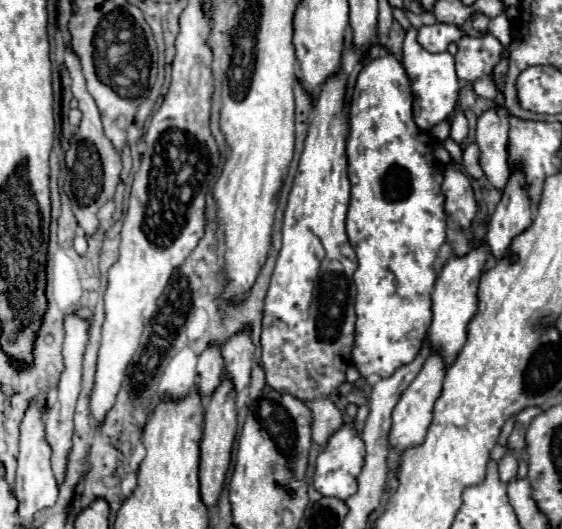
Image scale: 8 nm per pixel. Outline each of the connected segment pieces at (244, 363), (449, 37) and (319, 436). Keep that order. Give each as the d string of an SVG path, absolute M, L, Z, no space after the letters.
M248 324L228 338L228 342L222 346L222 356L226 362L224 374L234 382L236 392L240 392L250 382L250 368L254 358L254 344Z
M440 22L418 28L418 42L430 52L444 52L446 44L459 41L463 35L459 26L440 24Z
M318 396L316 400L306 404L312 410L312 438L322 446L326 444L328 436L342 426L342 414L326 396Z

